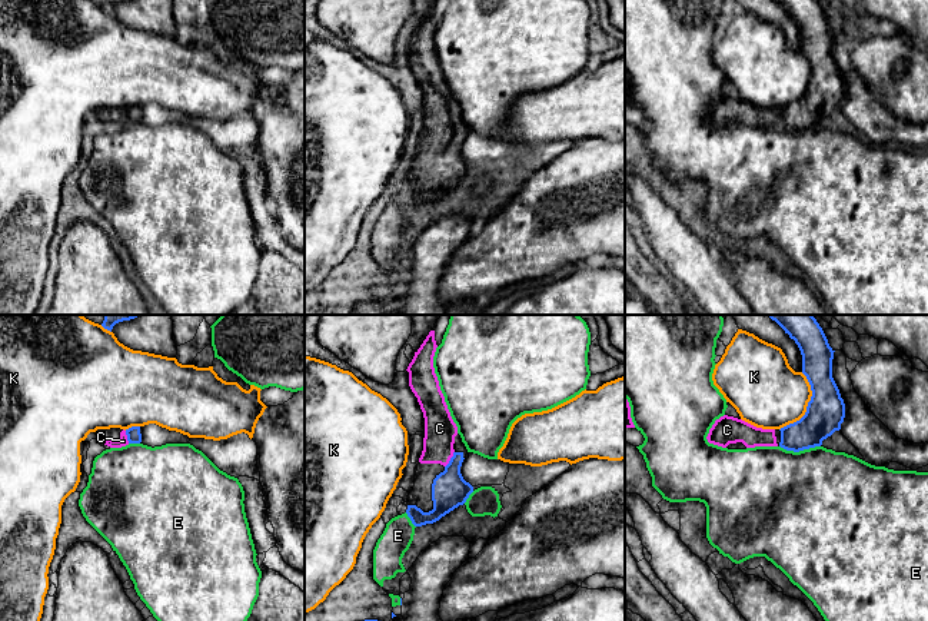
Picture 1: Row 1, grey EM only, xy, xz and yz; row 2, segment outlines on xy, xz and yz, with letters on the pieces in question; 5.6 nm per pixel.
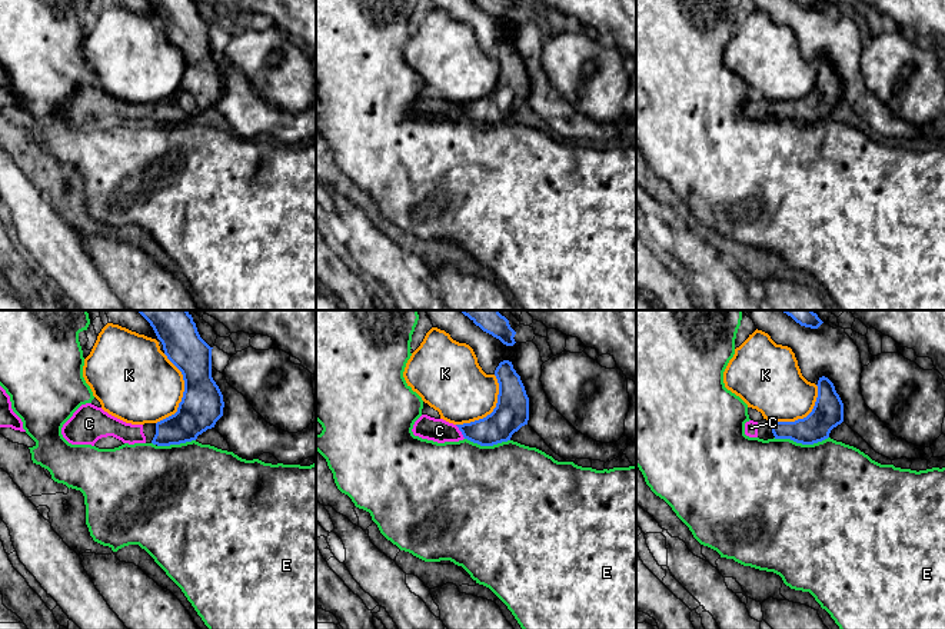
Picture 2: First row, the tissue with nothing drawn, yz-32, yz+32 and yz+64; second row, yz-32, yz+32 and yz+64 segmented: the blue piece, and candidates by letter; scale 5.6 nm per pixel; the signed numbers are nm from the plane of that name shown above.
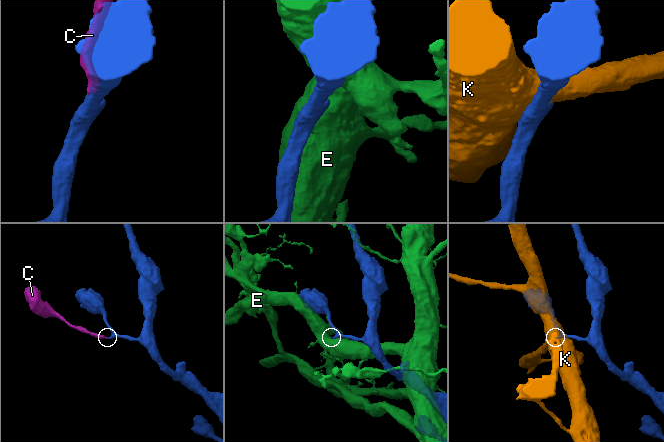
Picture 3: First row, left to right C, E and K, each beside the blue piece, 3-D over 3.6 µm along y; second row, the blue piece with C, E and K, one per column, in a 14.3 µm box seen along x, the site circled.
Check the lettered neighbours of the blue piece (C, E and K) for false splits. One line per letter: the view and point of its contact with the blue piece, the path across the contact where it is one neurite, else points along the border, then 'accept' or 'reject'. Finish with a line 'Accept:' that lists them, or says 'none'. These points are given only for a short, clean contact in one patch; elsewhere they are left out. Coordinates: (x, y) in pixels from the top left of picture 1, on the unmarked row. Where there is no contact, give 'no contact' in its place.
C: contact xz (451, 139); way xz (449, 169), (451, 139), (439, 128), (439, 108); accept
E: contact yz (800, 129); reject
K: contact yz (808, 85); reject
Accept: C

